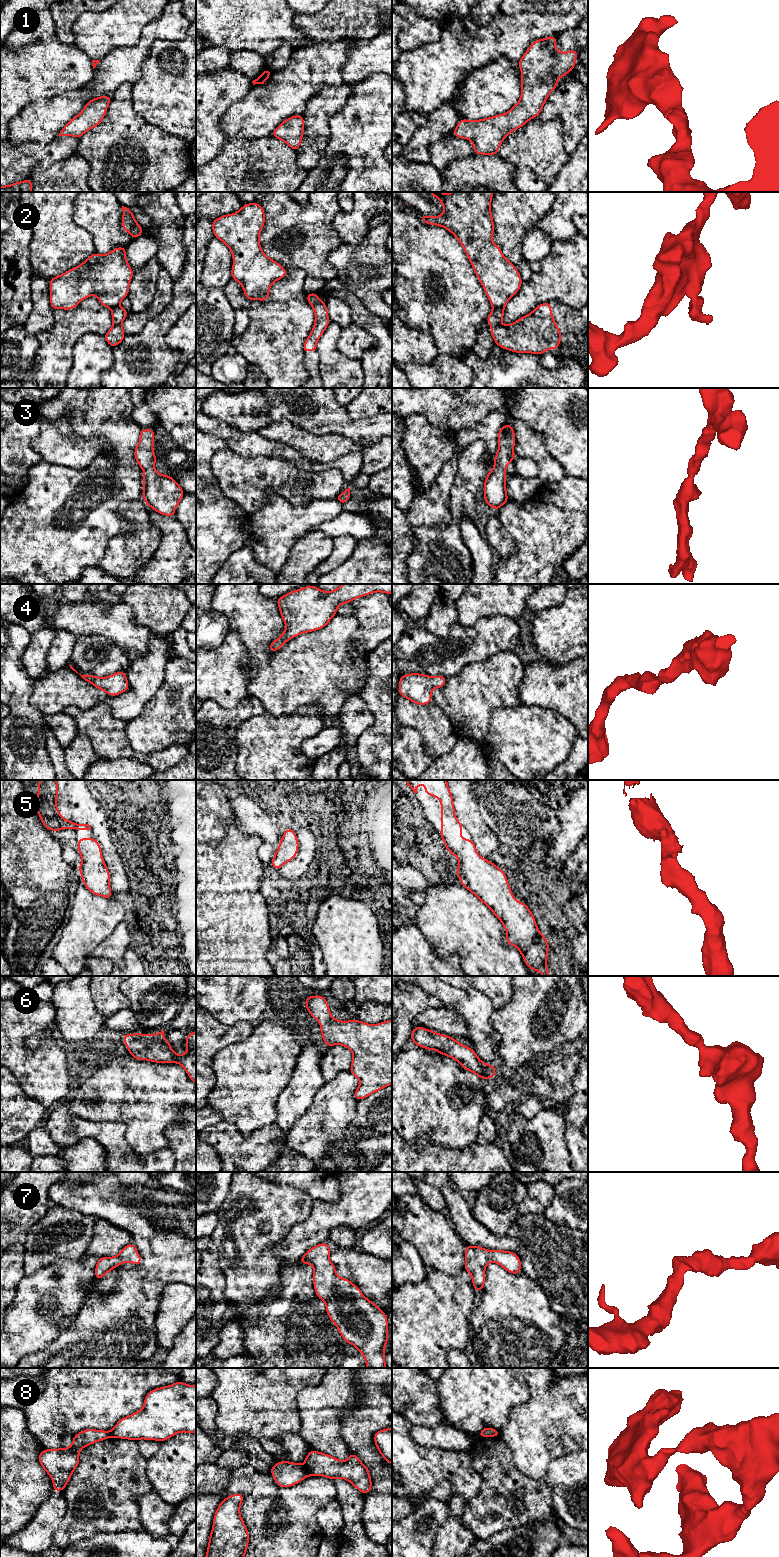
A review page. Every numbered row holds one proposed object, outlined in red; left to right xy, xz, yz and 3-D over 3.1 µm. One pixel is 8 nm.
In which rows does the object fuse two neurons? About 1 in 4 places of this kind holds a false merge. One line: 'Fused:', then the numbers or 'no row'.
Fused: 2, 8

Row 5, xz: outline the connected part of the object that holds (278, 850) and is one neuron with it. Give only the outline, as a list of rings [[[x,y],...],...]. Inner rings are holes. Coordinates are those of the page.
[[[287,828],[279,842],[279,847],[271,862],[275,870],[279,870],[286,862],[293,860],[298,853],[299,841],[294,829]]]

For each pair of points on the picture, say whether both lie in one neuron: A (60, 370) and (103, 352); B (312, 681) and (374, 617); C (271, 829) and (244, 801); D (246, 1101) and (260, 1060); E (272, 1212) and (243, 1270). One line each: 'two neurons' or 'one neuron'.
A: two neurons
B: two neurons
C: one neuron
D: one neuron
E: one neuron

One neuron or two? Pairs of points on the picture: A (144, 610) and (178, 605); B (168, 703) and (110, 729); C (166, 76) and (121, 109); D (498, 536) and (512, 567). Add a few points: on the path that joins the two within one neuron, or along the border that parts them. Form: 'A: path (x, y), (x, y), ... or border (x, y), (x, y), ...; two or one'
A: path (152, 609), (164, 609), (170, 605); one
B: border (125, 722), (125, 735), (130, 745); two
C: border (132, 85), (132, 106), (146, 120); two
D: border (507, 532), (513, 540), (515, 552), (500, 558); two

